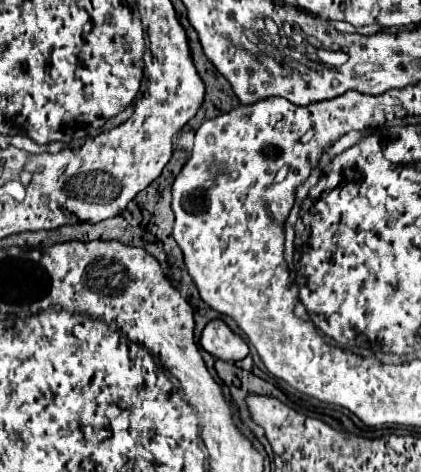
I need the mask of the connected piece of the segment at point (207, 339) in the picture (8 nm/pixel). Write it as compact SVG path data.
M219 319L207 323L201 335L201 347L221 361L241 361L249 353L247 343Z

